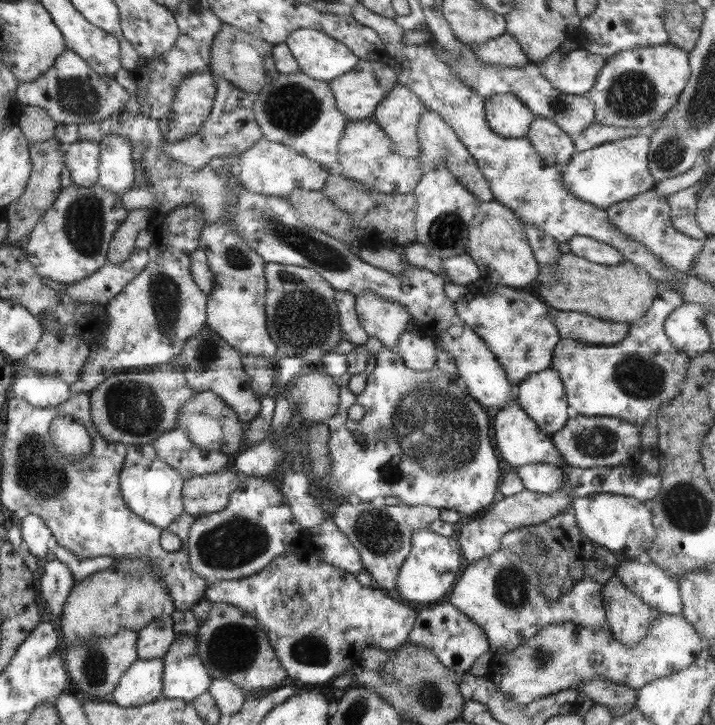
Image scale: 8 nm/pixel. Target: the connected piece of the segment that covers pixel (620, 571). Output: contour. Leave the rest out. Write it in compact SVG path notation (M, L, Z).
M621 557L615 576L626 589L630 589L630 593L638 596L650 608L656 608L661 614L682 612L678 579L672 578L656 564L646 559L632 562Z

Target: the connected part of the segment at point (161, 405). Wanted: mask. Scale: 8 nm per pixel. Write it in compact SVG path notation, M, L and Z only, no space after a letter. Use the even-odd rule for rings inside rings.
M173 366L168 370L147 368L118 373L89 392L92 422L106 442L151 445L166 431L178 426L178 411L194 394L185 374Z

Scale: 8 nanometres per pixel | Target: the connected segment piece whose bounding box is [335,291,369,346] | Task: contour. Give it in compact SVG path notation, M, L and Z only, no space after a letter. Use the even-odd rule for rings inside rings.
M335 291L335 301L339 314L341 338L352 345L365 345L369 336L362 328L355 309L355 294Z

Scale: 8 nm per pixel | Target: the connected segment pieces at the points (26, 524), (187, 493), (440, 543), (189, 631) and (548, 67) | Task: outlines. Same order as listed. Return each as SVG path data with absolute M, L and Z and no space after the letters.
M27 513L21 522L21 533L30 554L37 559L49 555L53 534L37 514Z
M227 468L220 472L189 478L182 489L185 511L201 518L224 510L231 494L241 483L241 475Z
M428 528L417 529L412 533L411 551L407 561L402 564L398 572L395 596L407 604L436 603L448 596L448 590L460 573L459 566L462 560L458 542L452 537L436 534Z
M178 611L170 617L173 620L173 630L176 633L174 642L161 658L163 660L162 697L170 700L182 700L192 703L198 696L209 692L213 678L200 660L196 638L198 638L199 622L191 611Z
M578 48L565 53L557 50L538 65L542 76L556 90L568 95L585 96L594 87L607 61L607 57Z

